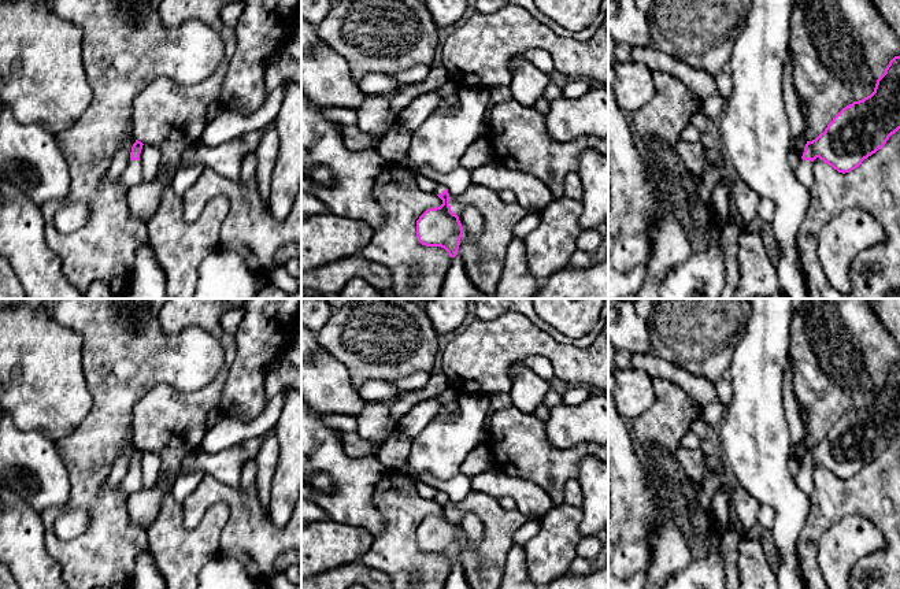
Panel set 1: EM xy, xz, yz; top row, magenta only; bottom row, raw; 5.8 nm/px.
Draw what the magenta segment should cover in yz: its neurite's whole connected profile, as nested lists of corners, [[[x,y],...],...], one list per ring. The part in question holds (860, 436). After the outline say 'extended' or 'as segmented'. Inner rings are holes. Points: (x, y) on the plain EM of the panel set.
[[[895,363],[878,384],[874,399],[863,407],[842,415],[815,447],[807,448],[796,485],[810,494],[814,490],[814,467],[819,464],[838,479],[849,479],[864,466],[881,456],[889,444],[900,436],[900,363]]]; extended

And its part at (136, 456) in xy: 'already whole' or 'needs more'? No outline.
needs more

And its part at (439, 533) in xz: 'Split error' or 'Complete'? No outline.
Split error

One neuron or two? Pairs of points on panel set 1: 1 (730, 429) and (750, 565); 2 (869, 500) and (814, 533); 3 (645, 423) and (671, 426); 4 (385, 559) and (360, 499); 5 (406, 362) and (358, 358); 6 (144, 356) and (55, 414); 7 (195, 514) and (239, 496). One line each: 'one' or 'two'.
1: two
2: one
3: one
4: two
5: one
6: two
7: one

